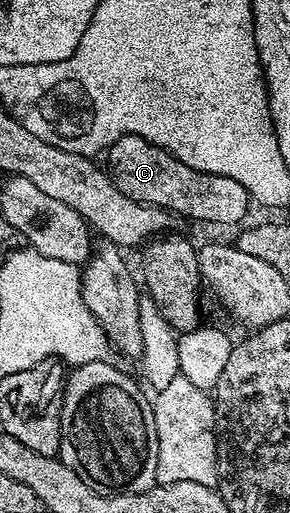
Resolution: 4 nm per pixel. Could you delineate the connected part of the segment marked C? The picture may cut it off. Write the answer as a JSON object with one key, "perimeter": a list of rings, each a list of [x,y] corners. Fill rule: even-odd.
{"perimeter":[[[139,135],[120,137],[120,141],[106,148],[104,158],[110,180],[116,189],[120,189],[120,193],[124,193],[124,197],[132,197],[132,201],[164,207],[171,213],[187,215],[202,223],[238,223],[252,208],[248,189],[244,189],[240,181],[192,169],[175,155],[168,154],[165,147],[157,147]]]}

